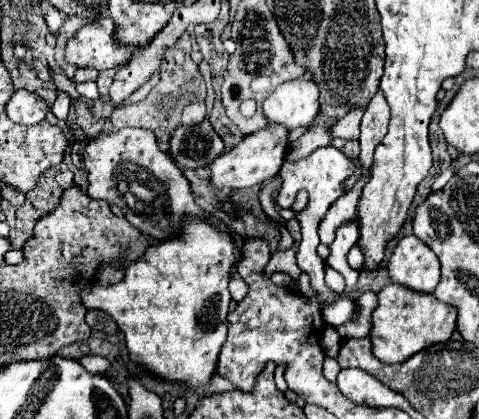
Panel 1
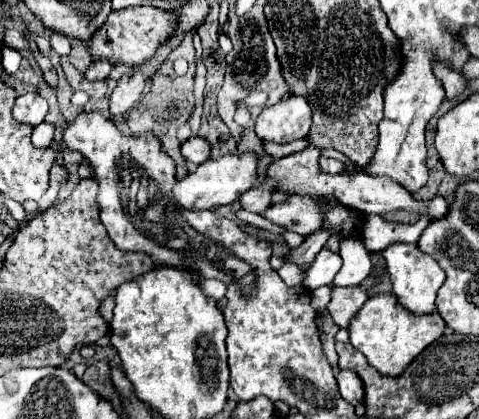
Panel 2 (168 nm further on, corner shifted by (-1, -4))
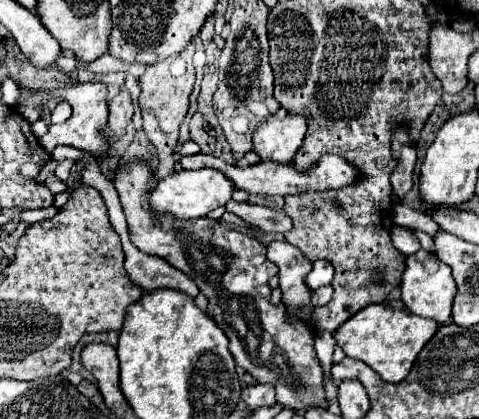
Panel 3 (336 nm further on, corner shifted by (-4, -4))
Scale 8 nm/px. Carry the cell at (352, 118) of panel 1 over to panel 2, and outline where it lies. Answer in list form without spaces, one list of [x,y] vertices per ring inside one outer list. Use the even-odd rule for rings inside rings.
[[[306,138],[298,139],[288,144],[276,144],[272,142],[266,142],[264,144],[264,150],[272,158],[280,158],[290,155],[295,152],[304,150],[308,146],[308,140]]]

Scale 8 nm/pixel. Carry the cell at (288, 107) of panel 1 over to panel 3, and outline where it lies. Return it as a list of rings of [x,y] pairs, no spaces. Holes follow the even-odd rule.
[[[277,110],[263,124],[255,128],[253,150],[261,160],[291,162],[307,132],[307,116]]]

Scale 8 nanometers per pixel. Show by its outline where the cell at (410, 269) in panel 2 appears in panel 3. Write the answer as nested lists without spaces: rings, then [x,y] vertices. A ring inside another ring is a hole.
[[[417,250],[415,254],[405,258],[405,270],[401,276],[401,300],[403,304],[417,316],[431,318],[439,324],[449,324],[451,322],[451,304],[455,296],[455,280],[451,276],[449,266],[441,264],[433,252],[427,250]]]

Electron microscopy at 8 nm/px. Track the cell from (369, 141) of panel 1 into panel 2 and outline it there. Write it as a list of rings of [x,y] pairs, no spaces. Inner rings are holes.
[[[292,196],[290,200],[286,200],[282,204],[270,206],[262,216],[290,232],[308,236],[310,232],[316,232],[322,226],[322,216],[324,216],[322,208],[330,208],[334,204],[338,204],[338,200],[334,196],[324,196],[324,198]],[[316,200],[328,200],[328,202],[324,202],[328,206],[320,206],[320,202],[316,202]]]

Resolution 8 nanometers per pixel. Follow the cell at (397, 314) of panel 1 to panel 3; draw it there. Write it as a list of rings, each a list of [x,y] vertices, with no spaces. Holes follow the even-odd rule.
[[[391,300],[365,306],[355,316],[351,316],[333,336],[347,356],[369,364],[383,380],[393,384],[409,374],[413,360],[417,358],[421,348],[433,338],[437,328],[437,322],[413,316],[405,308],[405,304],[401,304],[401,300]]]

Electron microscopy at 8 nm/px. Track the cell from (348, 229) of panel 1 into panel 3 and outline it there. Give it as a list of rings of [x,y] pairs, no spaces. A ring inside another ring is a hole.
[[[315,260],[313,262],[313,270],[307,274],[307,286],[311,290],[317,290],[321,286],[327,286],[331,284],[333,280],[333,266],[329,260]]]

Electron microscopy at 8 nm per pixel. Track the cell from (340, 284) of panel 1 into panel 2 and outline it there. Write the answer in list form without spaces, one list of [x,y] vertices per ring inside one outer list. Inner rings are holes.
[[[344,238],[340,243],[340,256],[343,259],[342,276],[336,276],[334,286],[356,286],[360,284],[372,268],[370,254],[358,238]]]

